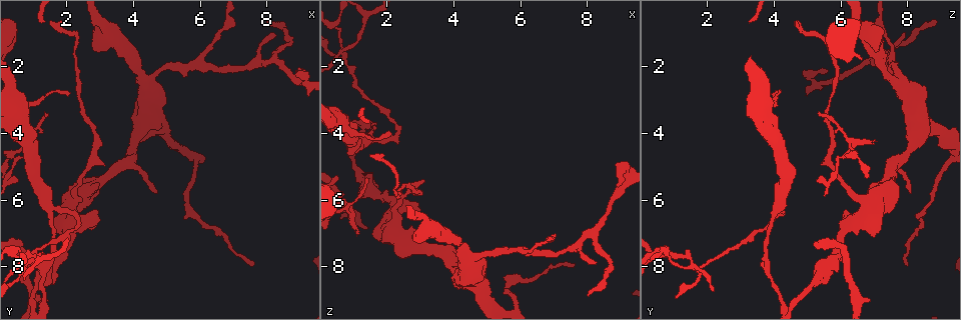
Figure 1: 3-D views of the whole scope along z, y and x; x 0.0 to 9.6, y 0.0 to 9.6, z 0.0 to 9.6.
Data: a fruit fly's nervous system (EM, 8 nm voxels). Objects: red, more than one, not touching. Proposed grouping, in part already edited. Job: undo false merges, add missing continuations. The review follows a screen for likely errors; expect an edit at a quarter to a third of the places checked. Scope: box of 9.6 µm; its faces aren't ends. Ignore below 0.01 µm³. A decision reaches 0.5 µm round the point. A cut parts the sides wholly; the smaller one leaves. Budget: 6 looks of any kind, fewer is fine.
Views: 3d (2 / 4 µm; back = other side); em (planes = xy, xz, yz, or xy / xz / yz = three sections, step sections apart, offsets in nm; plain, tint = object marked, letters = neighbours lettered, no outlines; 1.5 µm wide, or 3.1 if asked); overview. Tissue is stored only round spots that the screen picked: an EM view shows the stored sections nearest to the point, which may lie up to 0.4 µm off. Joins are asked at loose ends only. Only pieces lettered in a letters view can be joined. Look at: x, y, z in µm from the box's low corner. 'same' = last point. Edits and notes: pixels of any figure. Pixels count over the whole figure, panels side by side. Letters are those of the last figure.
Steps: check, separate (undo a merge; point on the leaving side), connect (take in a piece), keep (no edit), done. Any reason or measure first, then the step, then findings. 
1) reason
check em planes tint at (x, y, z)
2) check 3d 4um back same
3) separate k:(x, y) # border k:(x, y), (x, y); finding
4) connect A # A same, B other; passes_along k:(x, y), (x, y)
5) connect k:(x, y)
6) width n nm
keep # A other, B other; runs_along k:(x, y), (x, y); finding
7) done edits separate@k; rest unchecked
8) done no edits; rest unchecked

tapers out
check 3d 2um at (1.40, 9.05, 6.80)

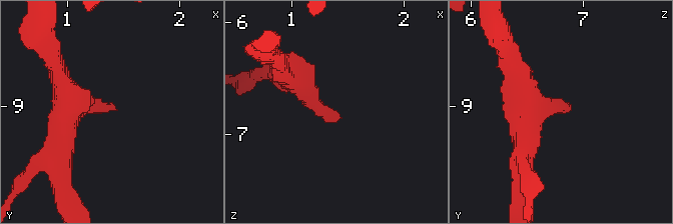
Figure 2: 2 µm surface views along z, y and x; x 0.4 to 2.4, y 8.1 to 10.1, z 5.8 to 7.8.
now the EM
check em planes letters at (1.42, 9.06, 6.86)

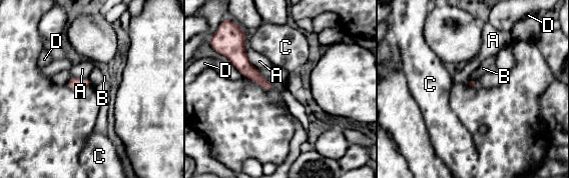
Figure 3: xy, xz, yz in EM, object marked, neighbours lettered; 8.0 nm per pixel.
longest_contact A 340 nm
keep # A other, B other, C other, D other; border 3:(87, 78), (91, 85); none of them fits

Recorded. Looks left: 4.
narrows sharply
check em planes tint at (0.75, 8.05, 1.75)

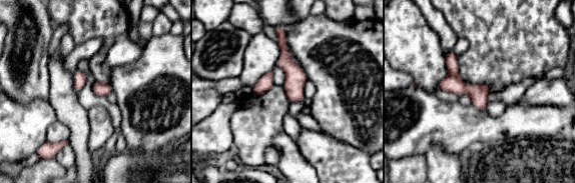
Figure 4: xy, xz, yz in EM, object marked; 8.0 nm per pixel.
check em planes letters same

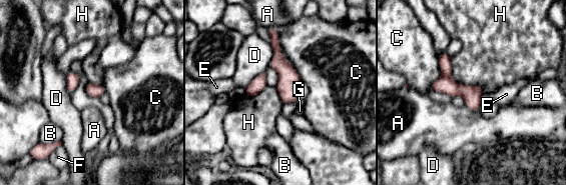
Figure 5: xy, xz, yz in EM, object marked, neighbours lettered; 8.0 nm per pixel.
longest_contact C 300 nm
separate 5:(471, 94) # A other, B other, C other, D other, E other, F other, G other, H other; a second neuron is stuck on

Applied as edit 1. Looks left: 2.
tapers out
check em xy step 4 letters at (8.30, 1.10, 7.90)

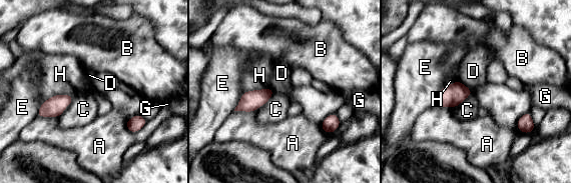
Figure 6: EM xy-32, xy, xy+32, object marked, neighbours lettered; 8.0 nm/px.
cut it another way
check em planes letters same

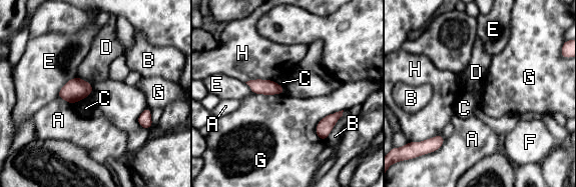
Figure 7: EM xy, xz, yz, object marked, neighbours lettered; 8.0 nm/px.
keep # A other, B other, C other, D other, E other, F other, G other, H other; border 7:(344, 110), (317, 124), (321, 140); none of them fits

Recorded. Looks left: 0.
done edits separate@5; rest unchecked

